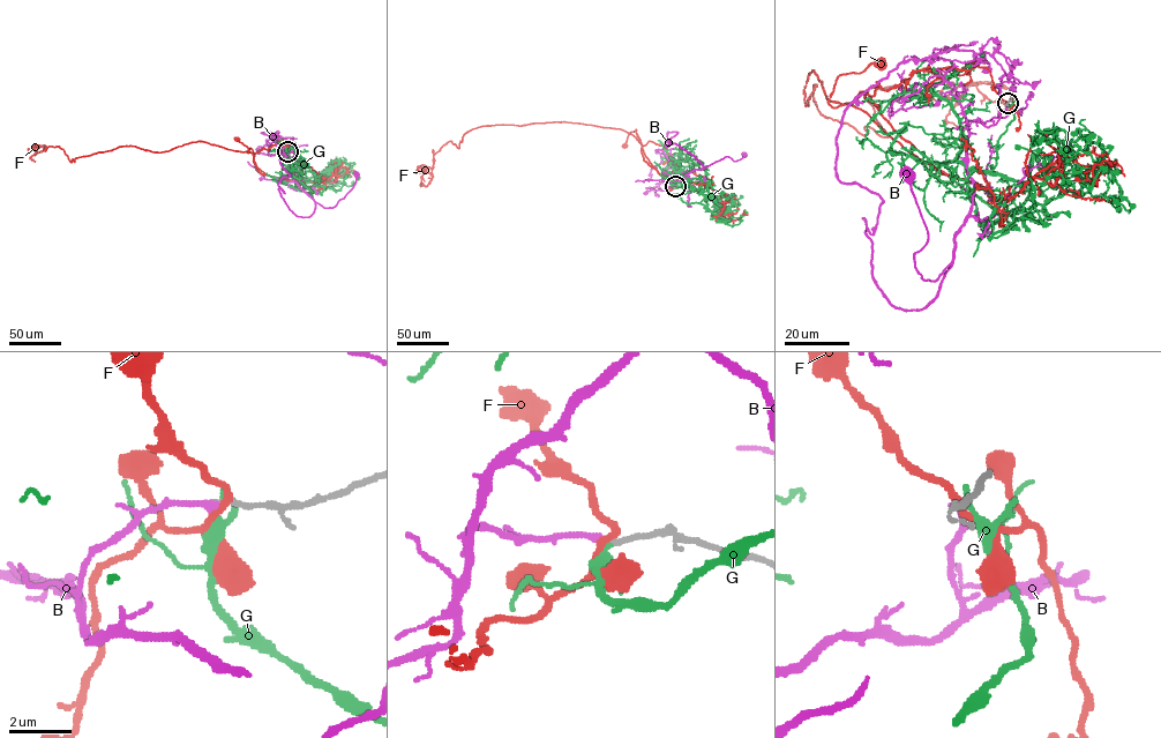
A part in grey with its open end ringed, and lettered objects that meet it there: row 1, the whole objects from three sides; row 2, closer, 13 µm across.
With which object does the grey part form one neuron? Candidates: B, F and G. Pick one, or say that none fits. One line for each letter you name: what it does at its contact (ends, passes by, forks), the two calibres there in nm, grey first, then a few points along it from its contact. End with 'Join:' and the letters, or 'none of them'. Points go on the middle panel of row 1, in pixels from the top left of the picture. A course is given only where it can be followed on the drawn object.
B: It ends there. Thickness 200 nm (grey) against 200 nm. Its course: (675, 186), (671, 186), (678, 173), (688, 174), (725, 157), (736, 161), (743, 155)
Join: B

